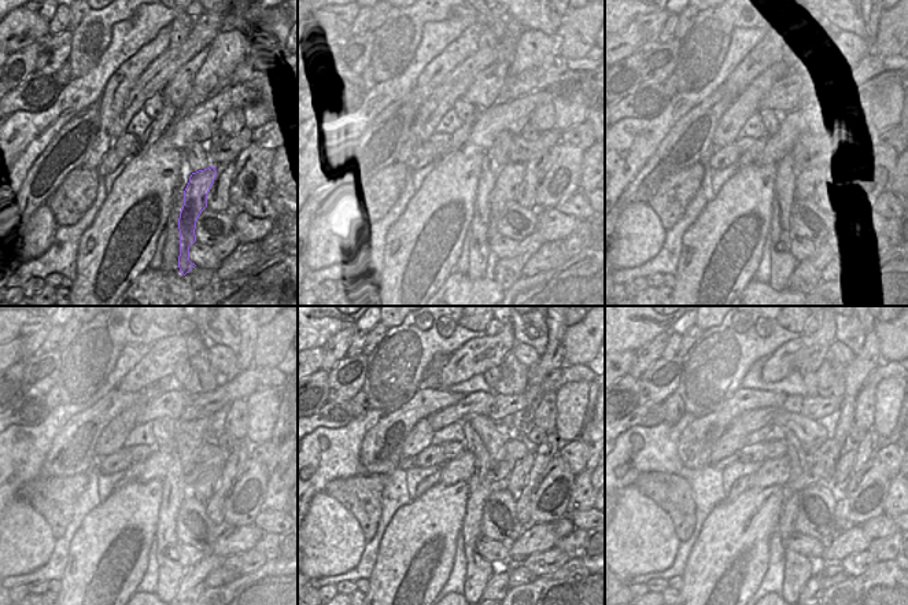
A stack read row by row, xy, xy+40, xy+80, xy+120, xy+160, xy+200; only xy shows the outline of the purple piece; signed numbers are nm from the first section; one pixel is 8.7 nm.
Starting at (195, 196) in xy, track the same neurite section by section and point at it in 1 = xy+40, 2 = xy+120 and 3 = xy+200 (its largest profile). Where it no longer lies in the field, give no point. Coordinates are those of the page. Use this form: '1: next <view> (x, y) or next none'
1: next xy+40 (509, 179)
2: next xy+120 (206, 484)
3: next xy+200 (844, 471)

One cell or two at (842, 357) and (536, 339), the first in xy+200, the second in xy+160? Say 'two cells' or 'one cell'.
two cells

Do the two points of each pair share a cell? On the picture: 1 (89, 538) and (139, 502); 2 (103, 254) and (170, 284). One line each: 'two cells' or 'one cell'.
1: one cell
2: two cells

